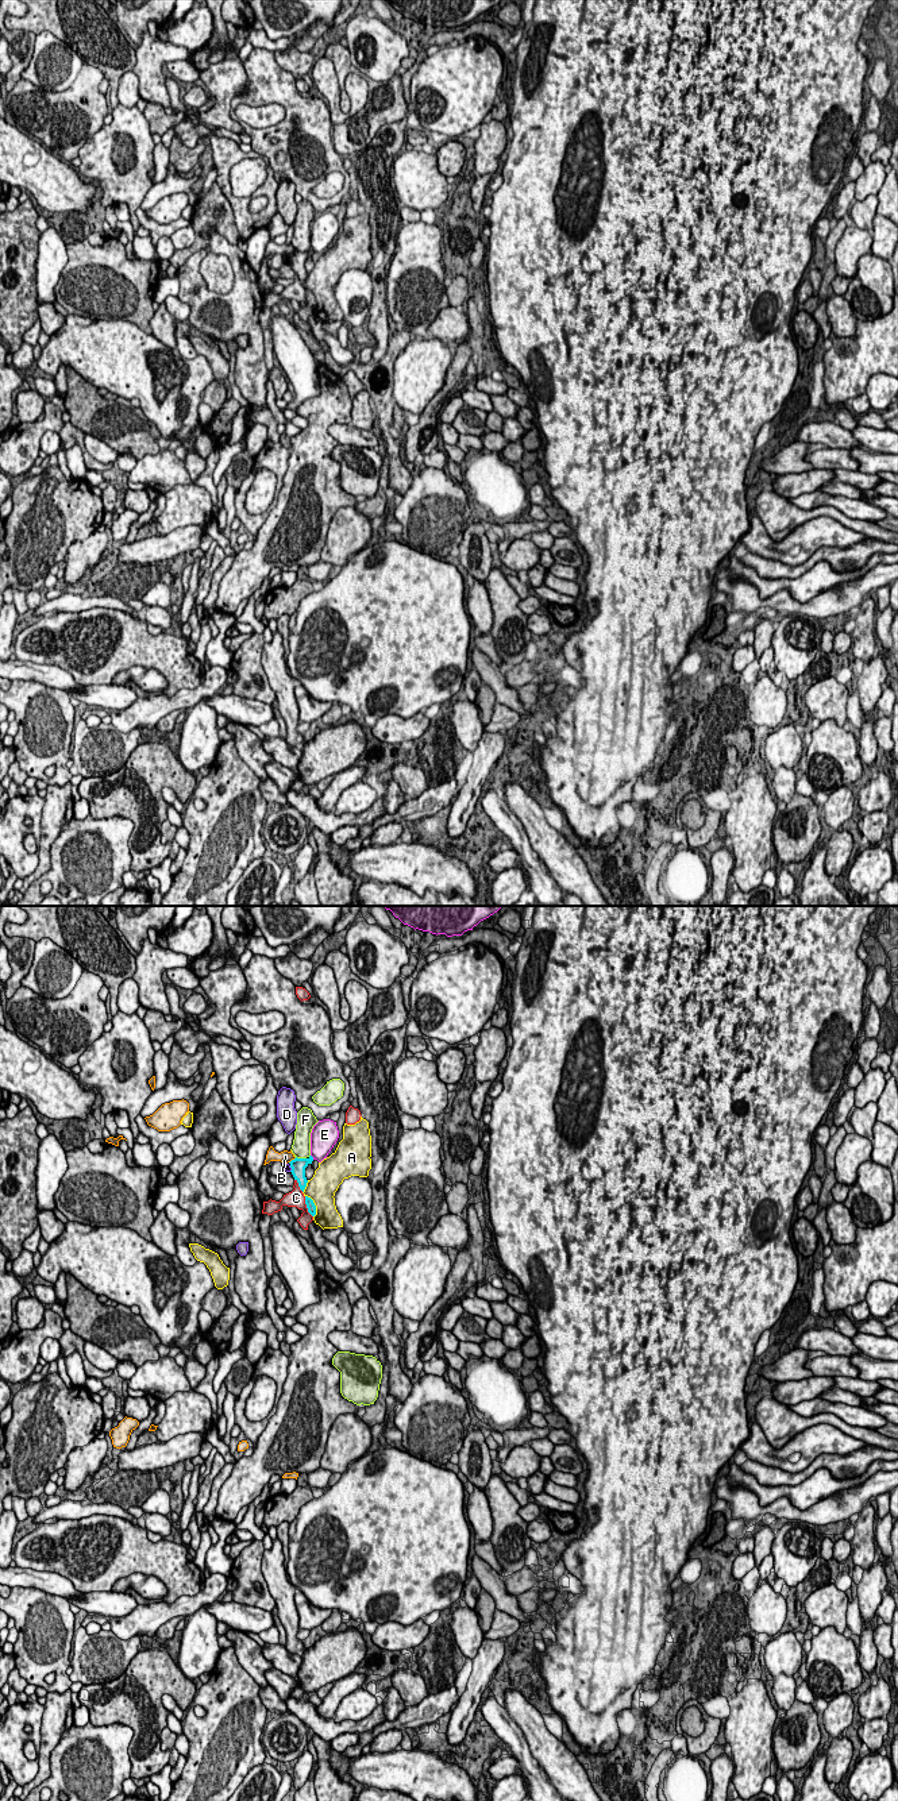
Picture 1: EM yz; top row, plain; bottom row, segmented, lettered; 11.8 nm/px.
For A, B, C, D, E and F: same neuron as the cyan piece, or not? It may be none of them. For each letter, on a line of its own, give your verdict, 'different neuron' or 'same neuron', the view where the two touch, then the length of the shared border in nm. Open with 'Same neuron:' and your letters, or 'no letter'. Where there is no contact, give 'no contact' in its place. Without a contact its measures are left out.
Same neuron: no letter
A: different neuron; contact in yz; length 280 nm
B: different neuron; contact in yz; length 120 nm
C: different neuron; contact in yz; length 280 nm
D: different neuron; contact in yz; length 80 nm
E: different neuron; contact in yz; length 70 nm
F: different neuron; contact in yz; length 130 nm

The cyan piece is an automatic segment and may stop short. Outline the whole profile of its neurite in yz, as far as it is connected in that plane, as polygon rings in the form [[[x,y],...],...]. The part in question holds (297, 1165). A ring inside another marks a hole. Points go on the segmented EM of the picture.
[[[309,1156],[308,1158],[294,1158],[292,1160],[290,1168],[292,1168],[292,1175],[294,1177],[294,1180],[298,1183],[300,1189],[304,1192],[305,1187],[307,1187],[307,1177],[305,1177],[305,1168],[312,1164],[313,1157]]]

